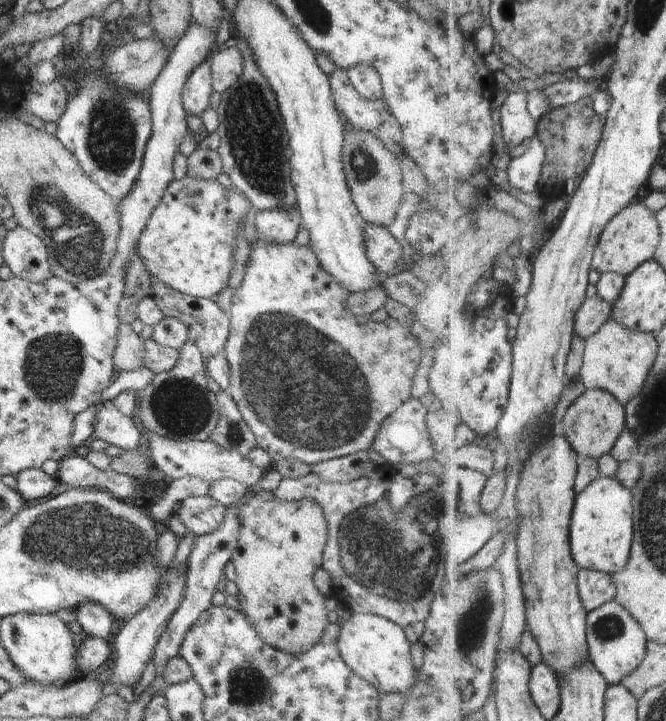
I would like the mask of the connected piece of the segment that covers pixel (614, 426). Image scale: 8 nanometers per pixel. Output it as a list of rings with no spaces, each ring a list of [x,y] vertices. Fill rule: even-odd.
[[[587,389],[570,406],[562,421],[563,432],[583,458],[612,454],[627,430],[627,407],[604,389]]]

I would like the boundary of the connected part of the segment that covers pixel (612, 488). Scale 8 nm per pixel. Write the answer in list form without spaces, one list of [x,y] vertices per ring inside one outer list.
[[[601,476],[579,493],[571,522],[571,545],[582,569],[596,569],[614,574],[627,567],[635,543],[635,500],[631,489],[616,477]]]

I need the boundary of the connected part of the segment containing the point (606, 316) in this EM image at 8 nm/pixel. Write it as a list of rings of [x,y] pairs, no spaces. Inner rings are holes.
[[[598,295],[588,297],[576,315],[577,334],[588,338],[600,332],[600,329],[613,317],[613,307]]]

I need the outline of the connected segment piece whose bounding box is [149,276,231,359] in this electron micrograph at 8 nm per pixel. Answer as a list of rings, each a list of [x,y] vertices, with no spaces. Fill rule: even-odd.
[[[151,276],[150,290],[155,293],[152,298],[156,301],[158,308],[165,317],[172,317],[183,322],[188,327],[189,339],[197,344],[204,358],[212,358],[214,355],[222,353],[224,345],[230,334],[229,316],[210,298],[193,297],[182,294],[168,285],[162,284]]]

